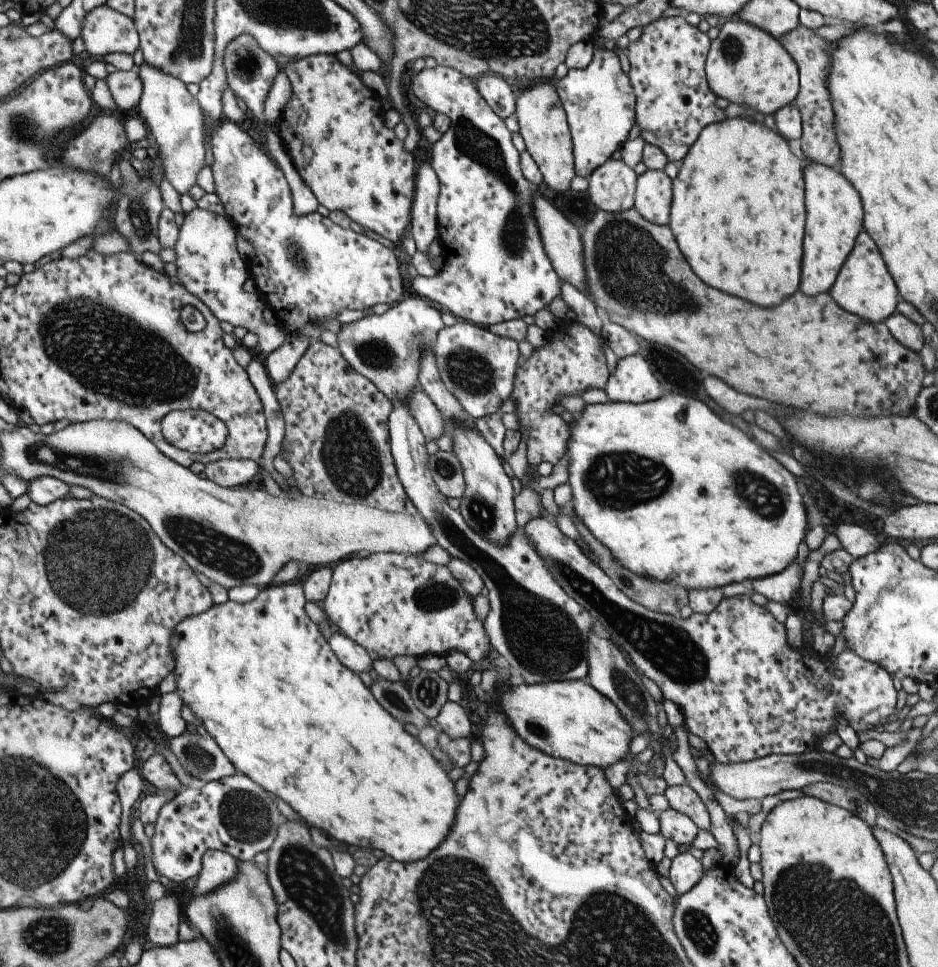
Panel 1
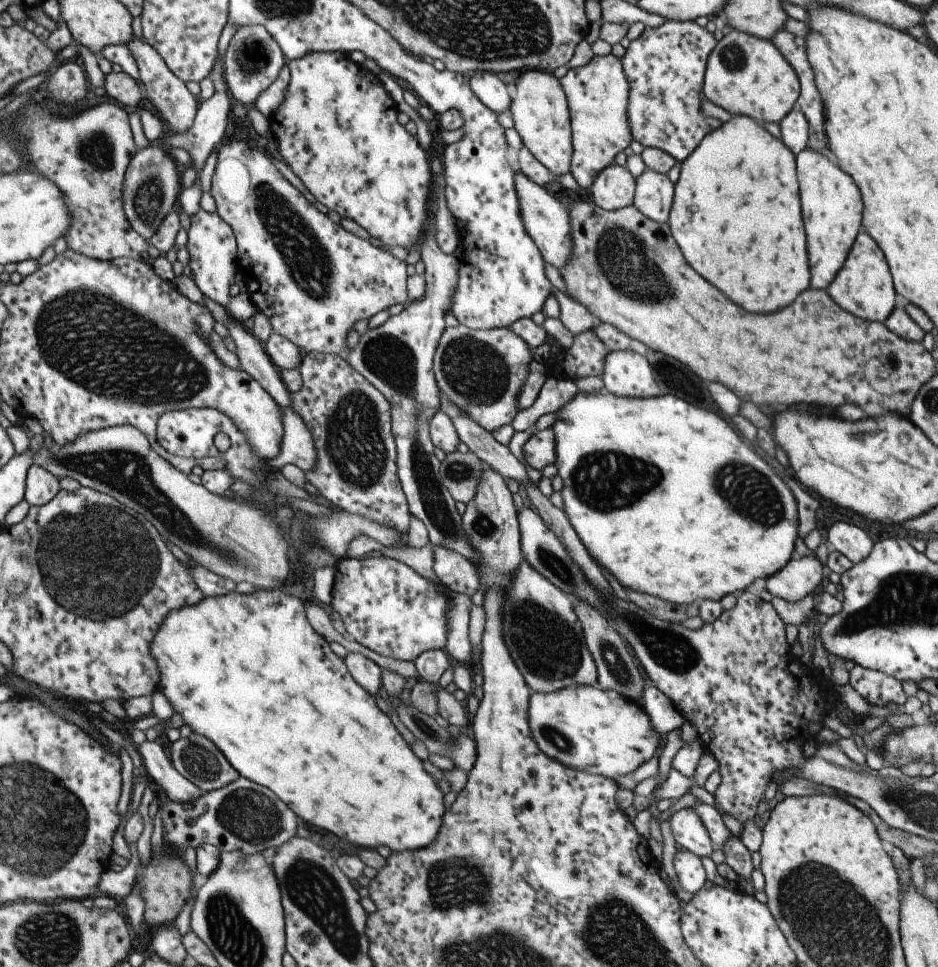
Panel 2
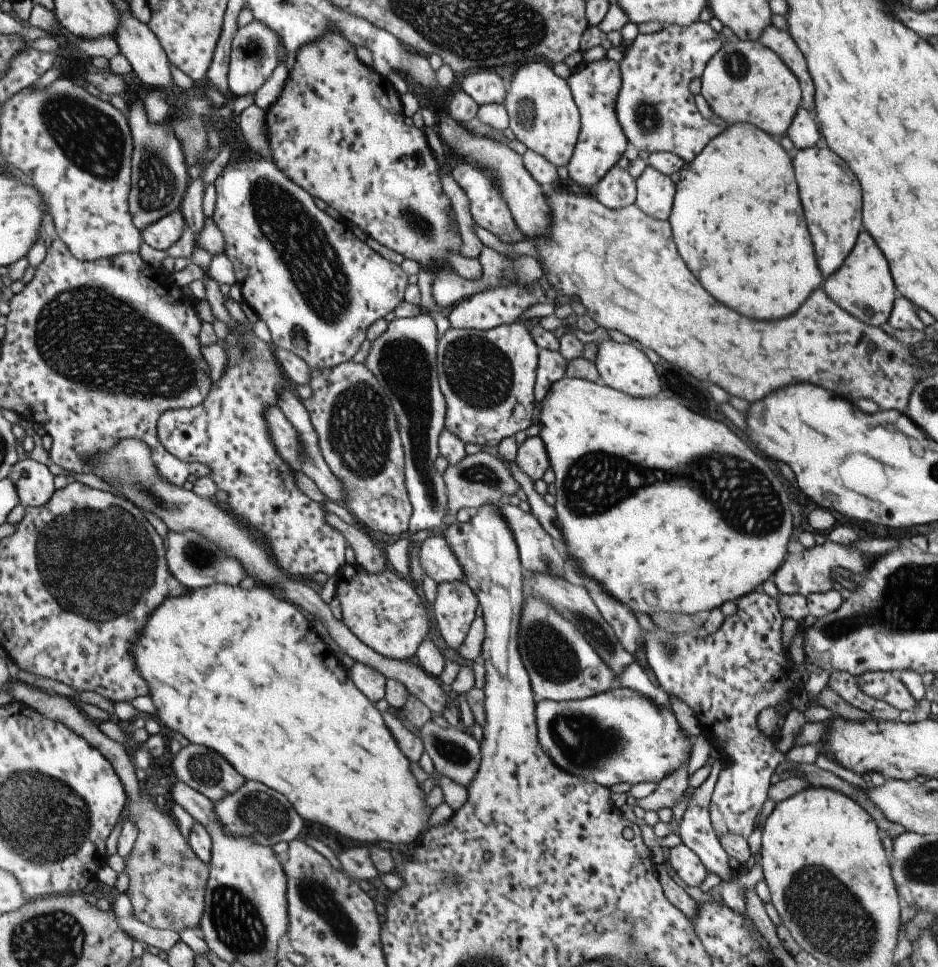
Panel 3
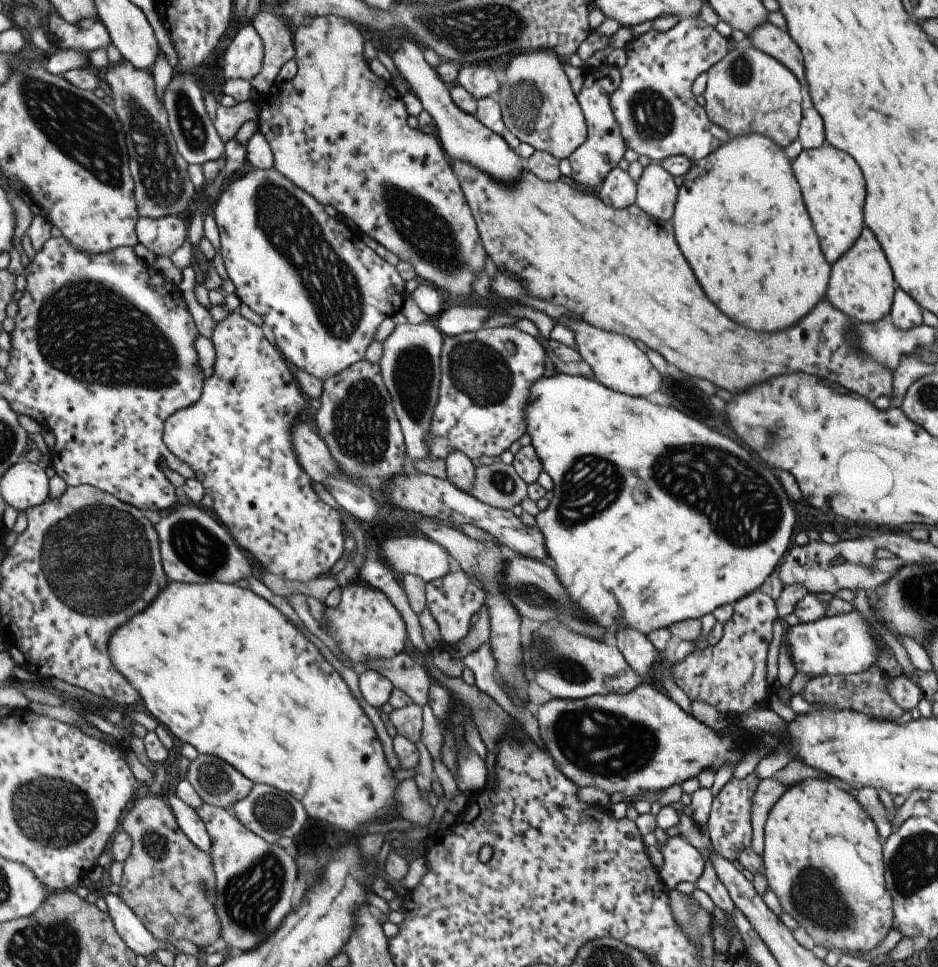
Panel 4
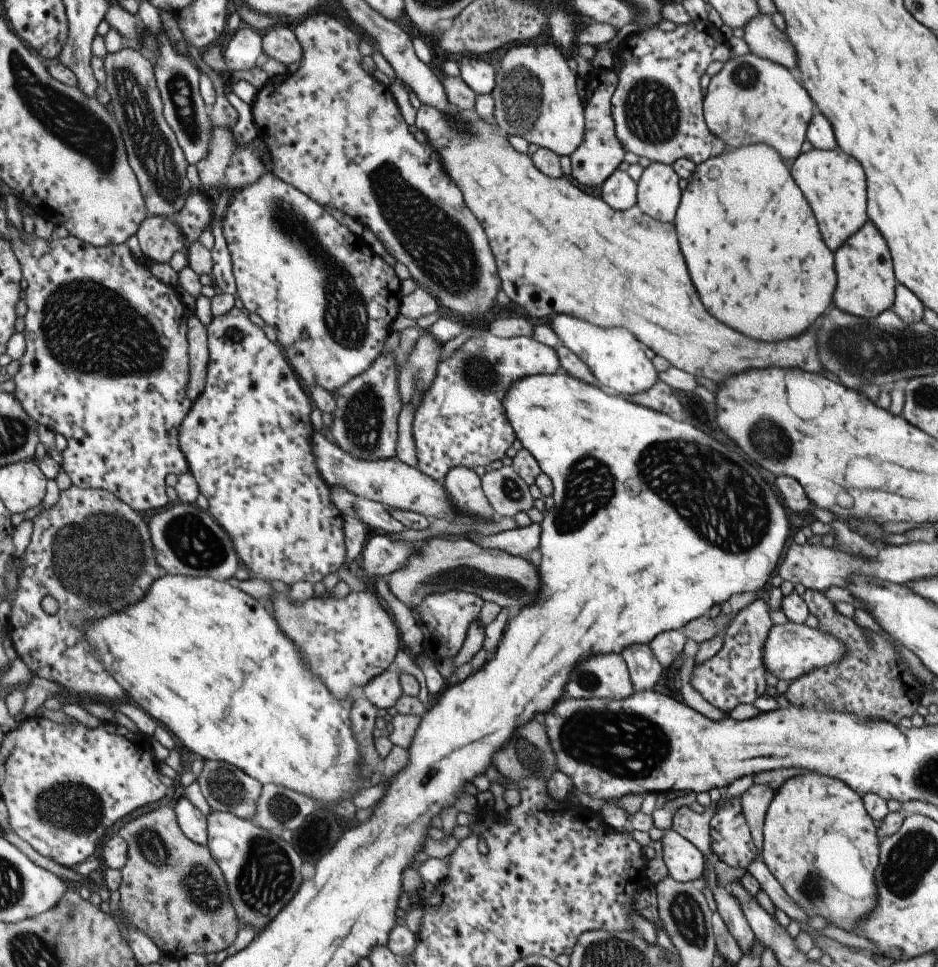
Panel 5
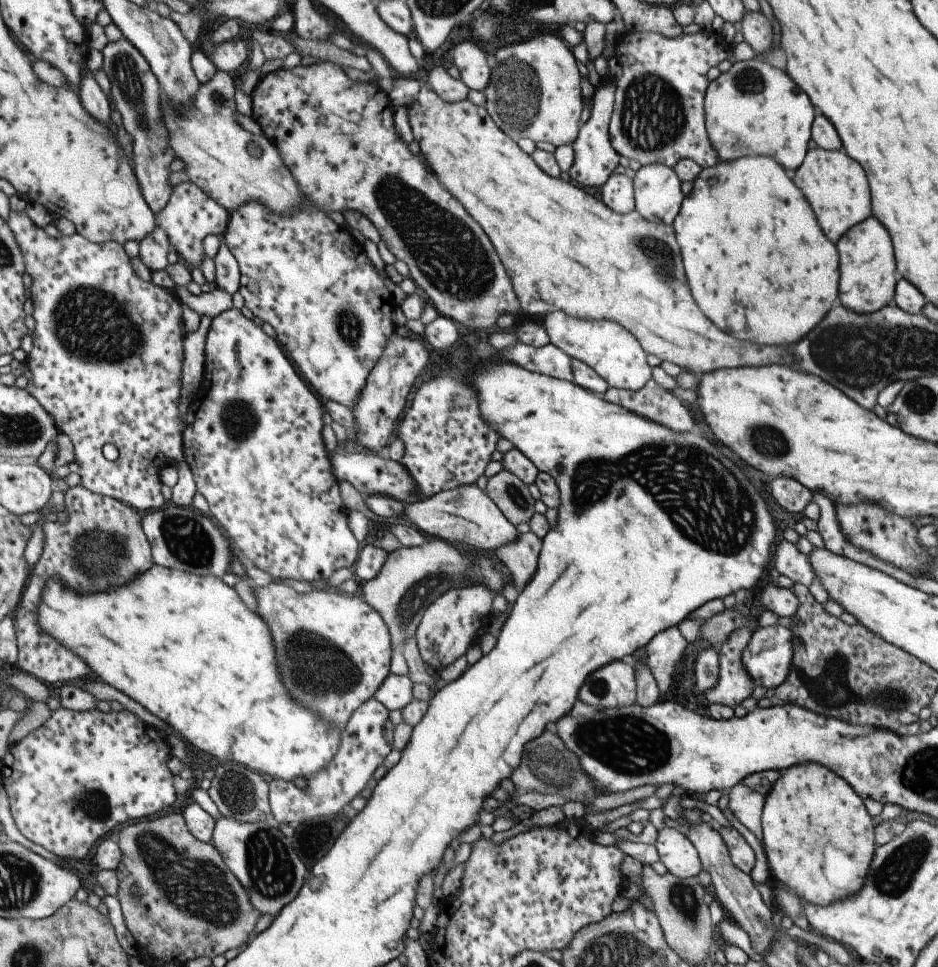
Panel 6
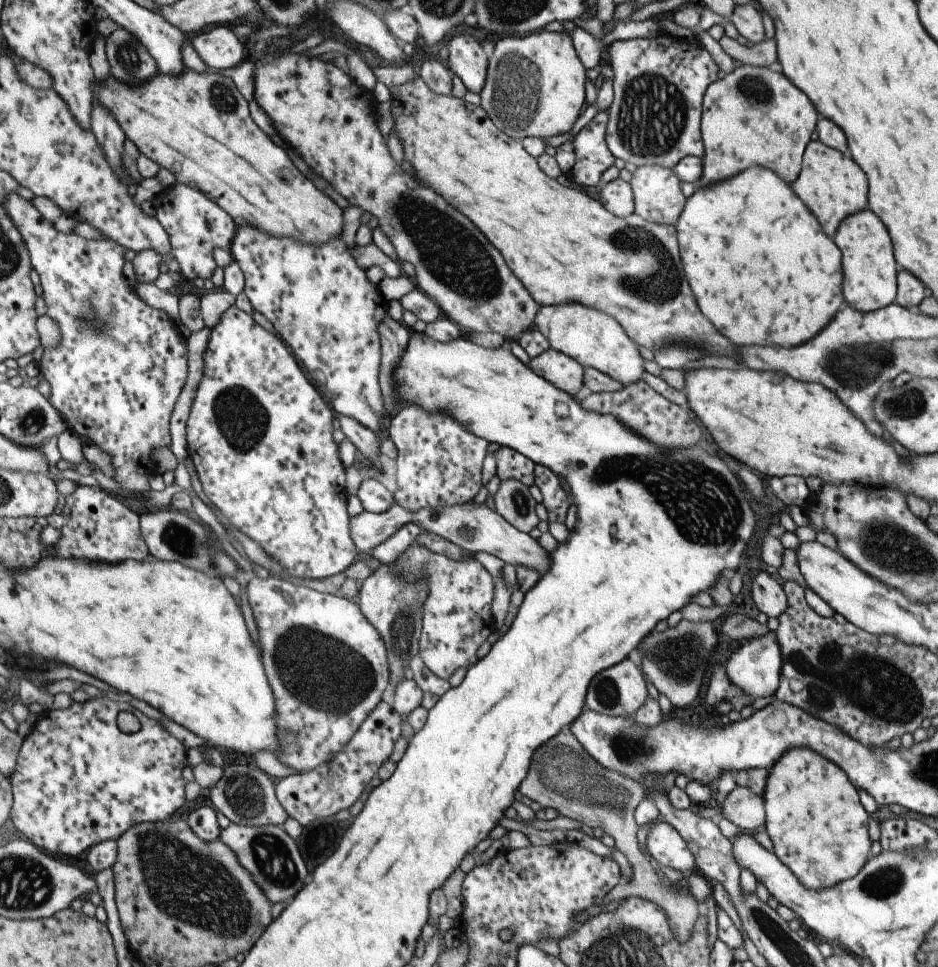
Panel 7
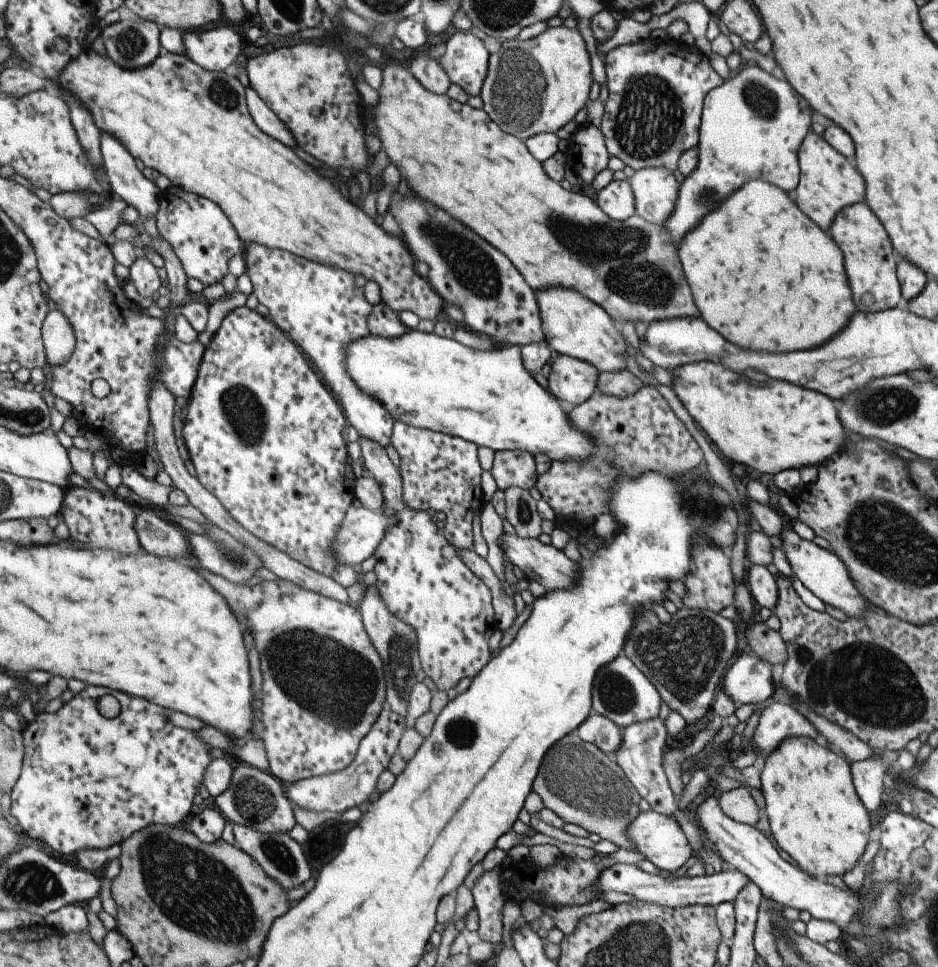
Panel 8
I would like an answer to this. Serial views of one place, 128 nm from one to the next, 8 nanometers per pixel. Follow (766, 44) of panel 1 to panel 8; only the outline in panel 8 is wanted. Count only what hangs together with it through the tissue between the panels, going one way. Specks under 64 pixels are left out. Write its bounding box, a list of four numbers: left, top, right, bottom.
[662,66,811,246]

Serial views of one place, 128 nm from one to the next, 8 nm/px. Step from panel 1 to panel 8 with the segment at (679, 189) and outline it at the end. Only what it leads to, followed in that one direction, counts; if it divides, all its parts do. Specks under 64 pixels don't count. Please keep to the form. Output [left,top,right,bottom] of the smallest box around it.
[677,179,853,352]

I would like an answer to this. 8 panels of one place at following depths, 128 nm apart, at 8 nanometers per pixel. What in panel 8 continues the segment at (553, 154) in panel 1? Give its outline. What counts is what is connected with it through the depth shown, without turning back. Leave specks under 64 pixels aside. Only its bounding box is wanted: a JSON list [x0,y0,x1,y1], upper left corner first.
[478,26,592,142]

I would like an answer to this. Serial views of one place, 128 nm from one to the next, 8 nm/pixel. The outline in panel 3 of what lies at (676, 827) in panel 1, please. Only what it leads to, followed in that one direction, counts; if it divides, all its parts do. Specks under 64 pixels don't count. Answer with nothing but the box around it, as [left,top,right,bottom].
[677,760,737,882]

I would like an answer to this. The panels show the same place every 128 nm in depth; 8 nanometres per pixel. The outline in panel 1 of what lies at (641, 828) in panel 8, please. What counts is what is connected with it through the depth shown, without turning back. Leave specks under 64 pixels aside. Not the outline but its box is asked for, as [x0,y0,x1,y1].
[669,852,703,896]

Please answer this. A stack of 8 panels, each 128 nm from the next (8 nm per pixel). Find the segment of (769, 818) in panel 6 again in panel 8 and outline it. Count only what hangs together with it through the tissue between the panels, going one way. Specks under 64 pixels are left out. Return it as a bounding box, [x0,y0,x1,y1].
[759,737,874,878]

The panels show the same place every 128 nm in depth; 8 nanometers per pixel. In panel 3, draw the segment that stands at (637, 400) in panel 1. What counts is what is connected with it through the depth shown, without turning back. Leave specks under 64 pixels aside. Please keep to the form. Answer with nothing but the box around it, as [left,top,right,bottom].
[593,337,659,398]

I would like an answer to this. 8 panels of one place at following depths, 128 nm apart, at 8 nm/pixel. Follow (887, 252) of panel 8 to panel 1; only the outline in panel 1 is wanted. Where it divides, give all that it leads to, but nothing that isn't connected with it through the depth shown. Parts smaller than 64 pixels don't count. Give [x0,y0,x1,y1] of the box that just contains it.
[828,231,900,323]

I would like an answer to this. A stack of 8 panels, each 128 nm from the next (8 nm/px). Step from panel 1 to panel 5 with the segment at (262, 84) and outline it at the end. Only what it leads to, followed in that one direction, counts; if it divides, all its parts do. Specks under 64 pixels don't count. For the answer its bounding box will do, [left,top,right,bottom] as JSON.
[222,28,261,72]

